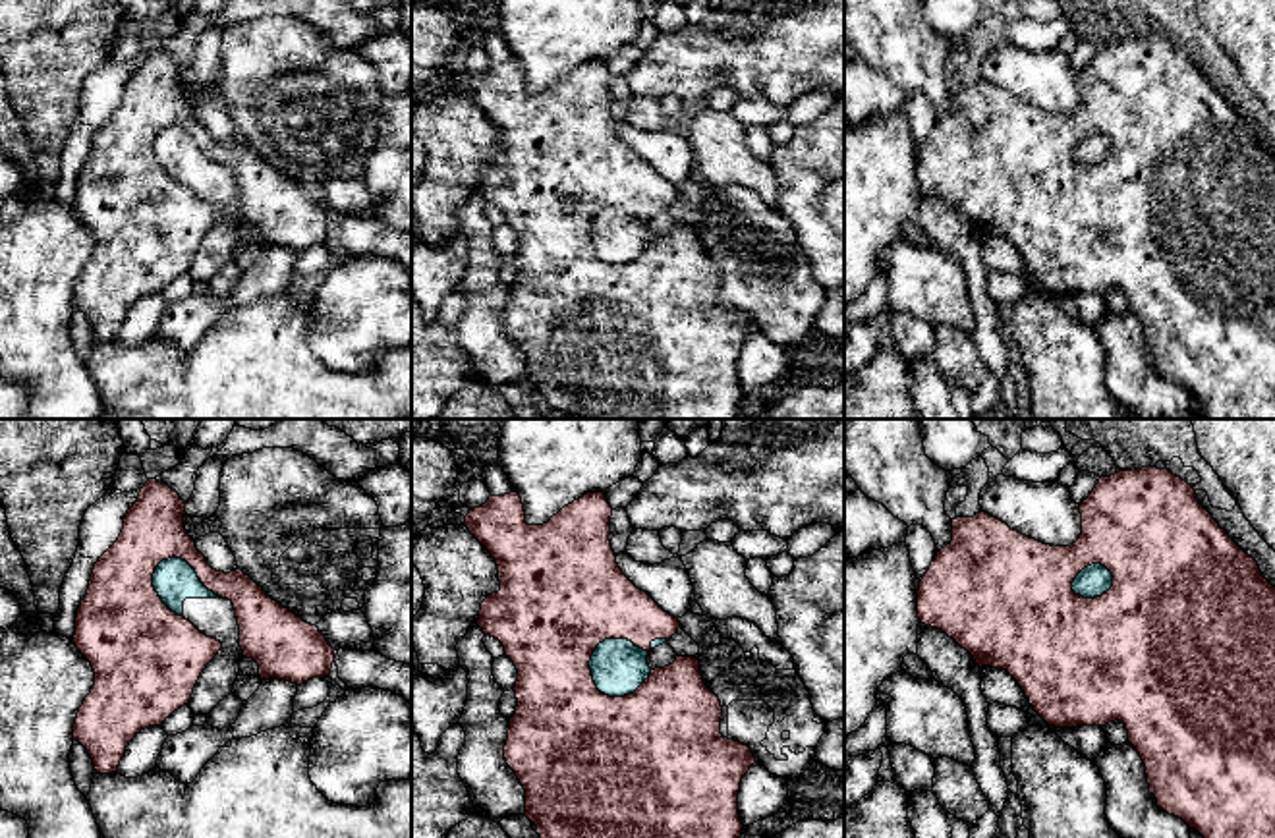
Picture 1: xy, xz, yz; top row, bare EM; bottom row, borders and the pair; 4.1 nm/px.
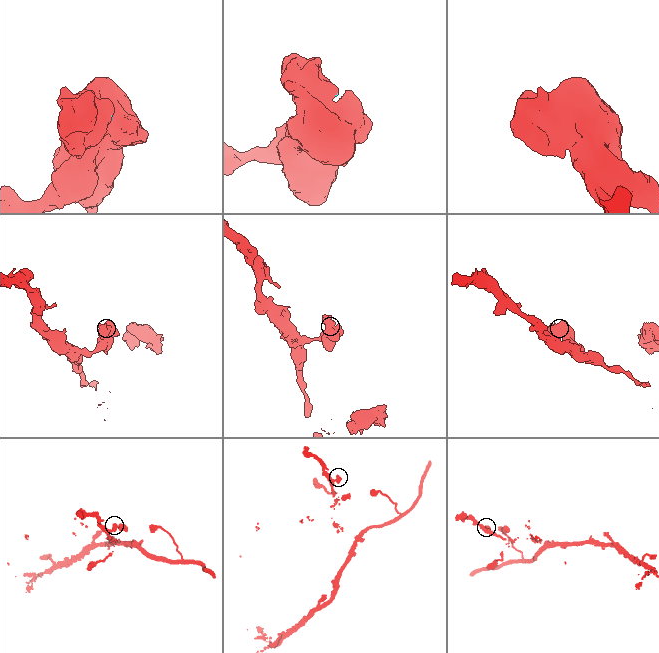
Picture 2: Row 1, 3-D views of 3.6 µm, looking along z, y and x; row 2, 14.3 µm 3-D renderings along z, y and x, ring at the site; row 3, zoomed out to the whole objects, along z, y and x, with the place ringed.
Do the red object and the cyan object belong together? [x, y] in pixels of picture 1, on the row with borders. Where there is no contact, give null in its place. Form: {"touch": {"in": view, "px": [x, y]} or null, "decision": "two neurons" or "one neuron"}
{"touch": {"in": "xz", "px": [611, 638]}, "decision": "two neurons"}

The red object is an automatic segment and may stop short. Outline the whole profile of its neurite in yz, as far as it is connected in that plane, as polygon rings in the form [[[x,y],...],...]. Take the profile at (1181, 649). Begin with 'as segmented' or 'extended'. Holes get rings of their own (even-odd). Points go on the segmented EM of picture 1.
as segmented; [[[1142,467],[1101,477],[1091,494],[1080,504],[1080,514],[1082,535],[1070,546],[1043,545],[985,512],[952,519],[952,541],[937,552],[920,581],[920,622],[952,637],[974,656],[979,668],[1006,670],[1049,726],[1076,728],[1124,722],[1128,741],[1146,765],[1149,794],[1155,796],[1157,807],[1182,819],[1204,838],[1275,838],[1275,587],[1261,575],[1258,562],[1200,504],[1194,487],[1169,469]],[[1091,564],[1101,564],[1113,573],[1113,587],[1101,597],[1084,599],[1072,591],[1072,581]]]

